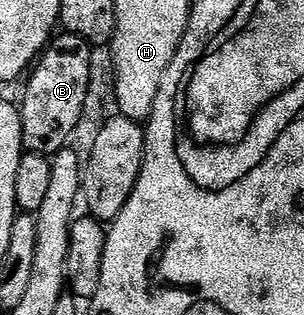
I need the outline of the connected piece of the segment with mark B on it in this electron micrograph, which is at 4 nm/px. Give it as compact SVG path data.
M61 31L40 53L27 77L24 101L18 104L25 152L51 158L69 147L68 139L75 134L84 116L88 91L92 88L92 52L93 45L74 34Z

